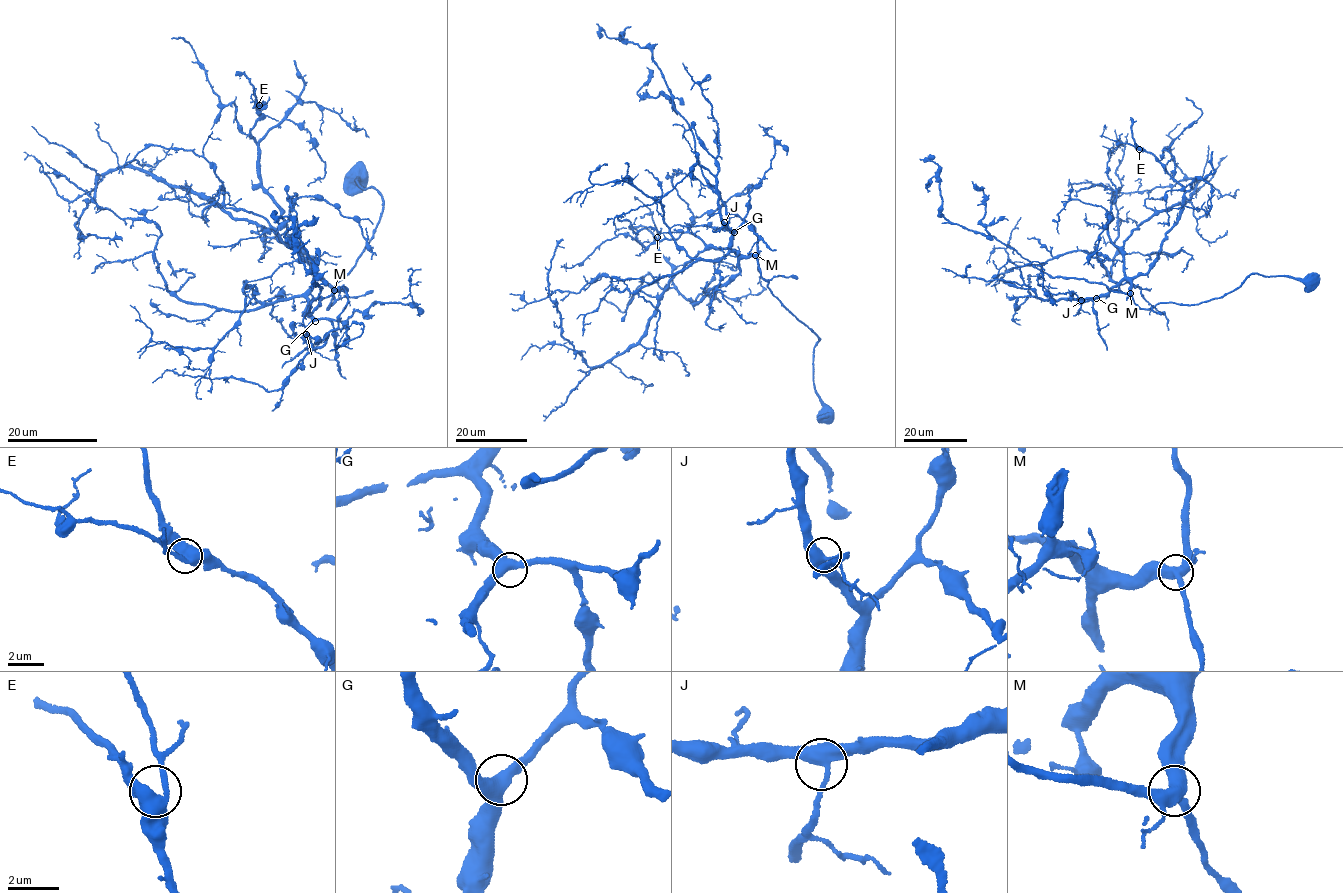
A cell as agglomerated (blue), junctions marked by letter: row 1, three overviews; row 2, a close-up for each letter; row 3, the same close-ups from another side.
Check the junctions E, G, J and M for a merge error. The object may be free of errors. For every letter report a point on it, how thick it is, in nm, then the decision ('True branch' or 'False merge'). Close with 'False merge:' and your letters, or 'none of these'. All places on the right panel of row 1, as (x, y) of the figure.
E: Place: (1139, 149). Thickness 480 nm. True branch
G: Place: (1096, 298). Thickness 440 nm. True branch
J: Place: (1081, 300). Thickness 440 nm. True branch
M: Place: (1130, 293). Thickness 440 nm. True branch
False merge: none of these

